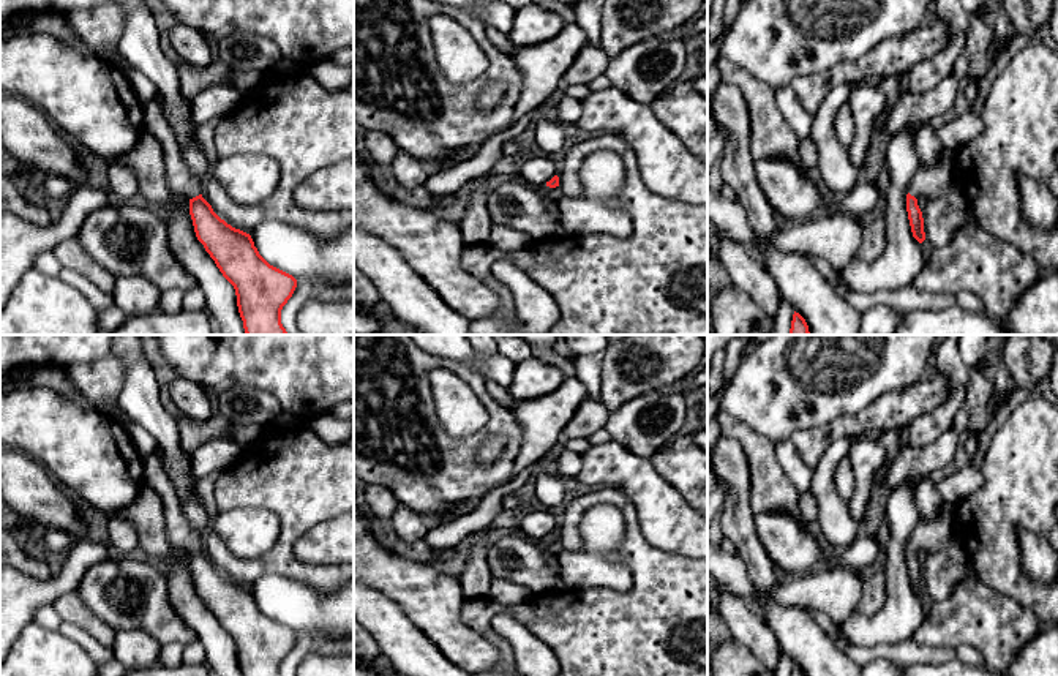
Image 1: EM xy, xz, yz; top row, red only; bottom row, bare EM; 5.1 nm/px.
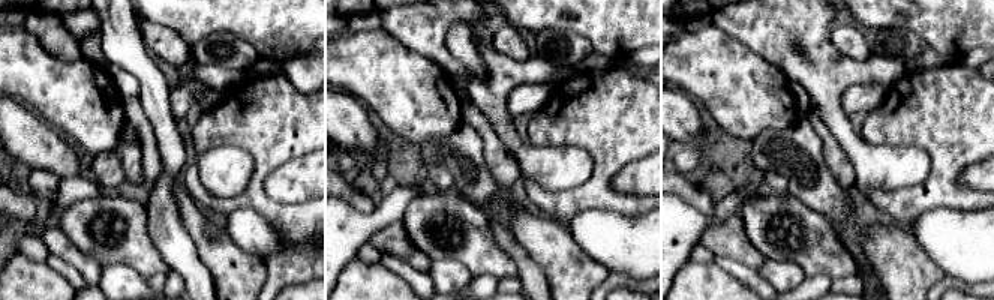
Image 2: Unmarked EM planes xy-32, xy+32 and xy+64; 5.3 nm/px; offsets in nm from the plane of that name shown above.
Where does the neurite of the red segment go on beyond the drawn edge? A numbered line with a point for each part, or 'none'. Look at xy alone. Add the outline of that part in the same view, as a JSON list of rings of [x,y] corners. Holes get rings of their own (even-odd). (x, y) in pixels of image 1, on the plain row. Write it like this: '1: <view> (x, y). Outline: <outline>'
1: xy (182, 537). Outline: [[[156,455],[145,456],[142,466],[144,485],[153,488],[163,502],[164,524],[171,546],[188,554],[202,548],[205,531],[189,526],[183,513],[182,501],[166,474],[161,460]]]

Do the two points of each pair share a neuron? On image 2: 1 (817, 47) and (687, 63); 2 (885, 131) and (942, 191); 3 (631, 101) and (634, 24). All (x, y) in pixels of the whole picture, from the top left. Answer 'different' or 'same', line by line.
1: different
2: same
3: different

